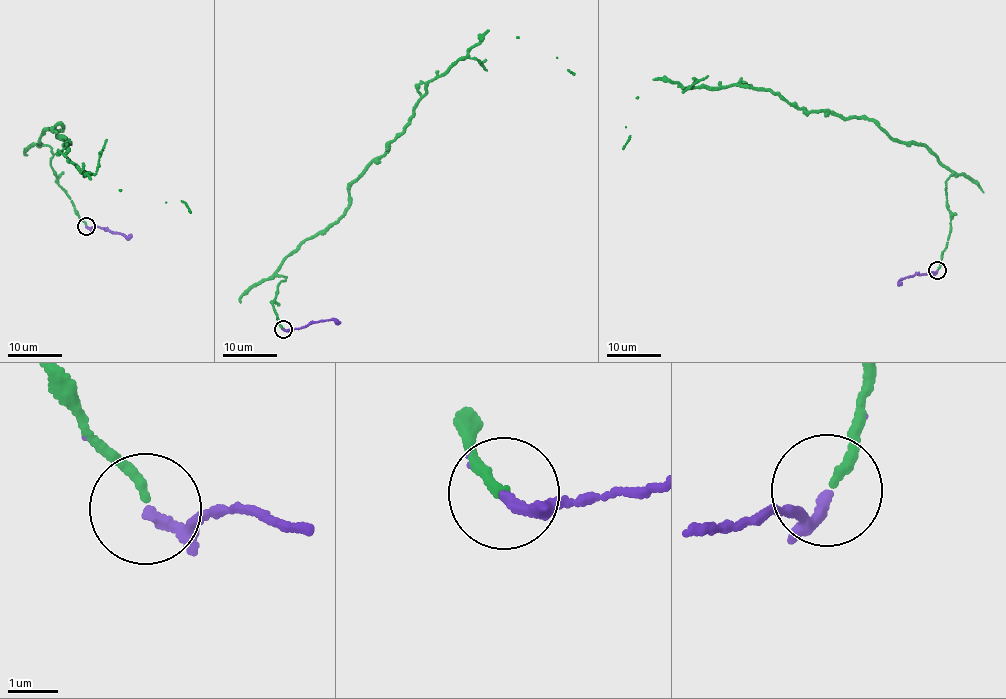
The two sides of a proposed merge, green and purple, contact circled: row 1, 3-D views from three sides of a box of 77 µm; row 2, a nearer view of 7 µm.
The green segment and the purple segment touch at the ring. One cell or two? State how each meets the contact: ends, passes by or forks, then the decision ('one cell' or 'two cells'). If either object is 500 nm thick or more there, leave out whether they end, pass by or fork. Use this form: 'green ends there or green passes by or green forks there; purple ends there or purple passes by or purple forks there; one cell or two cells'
green ends there; purple passes by; one cell

